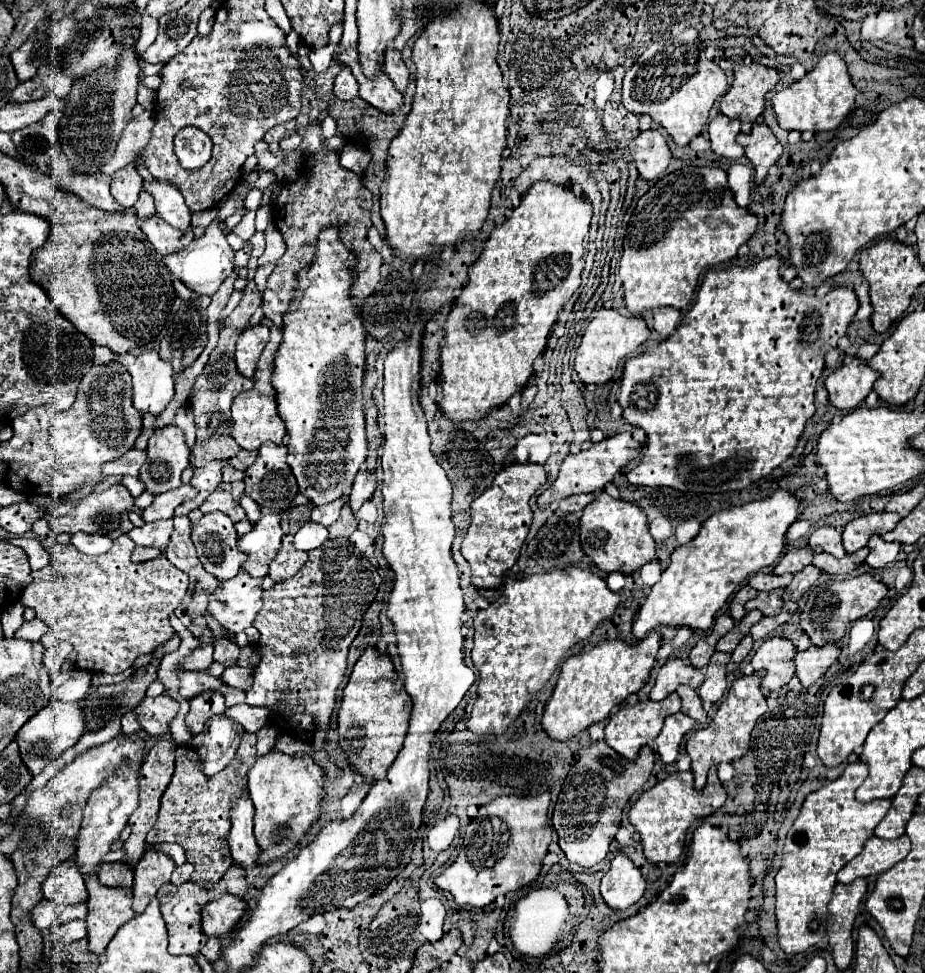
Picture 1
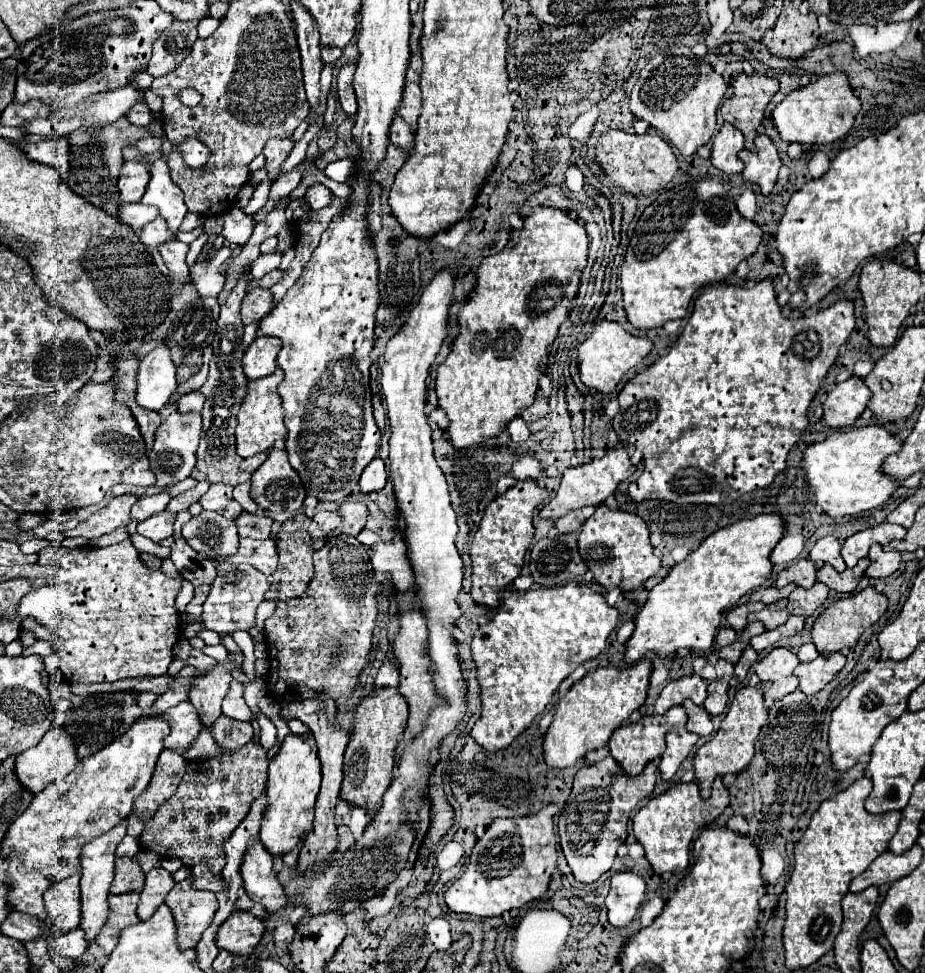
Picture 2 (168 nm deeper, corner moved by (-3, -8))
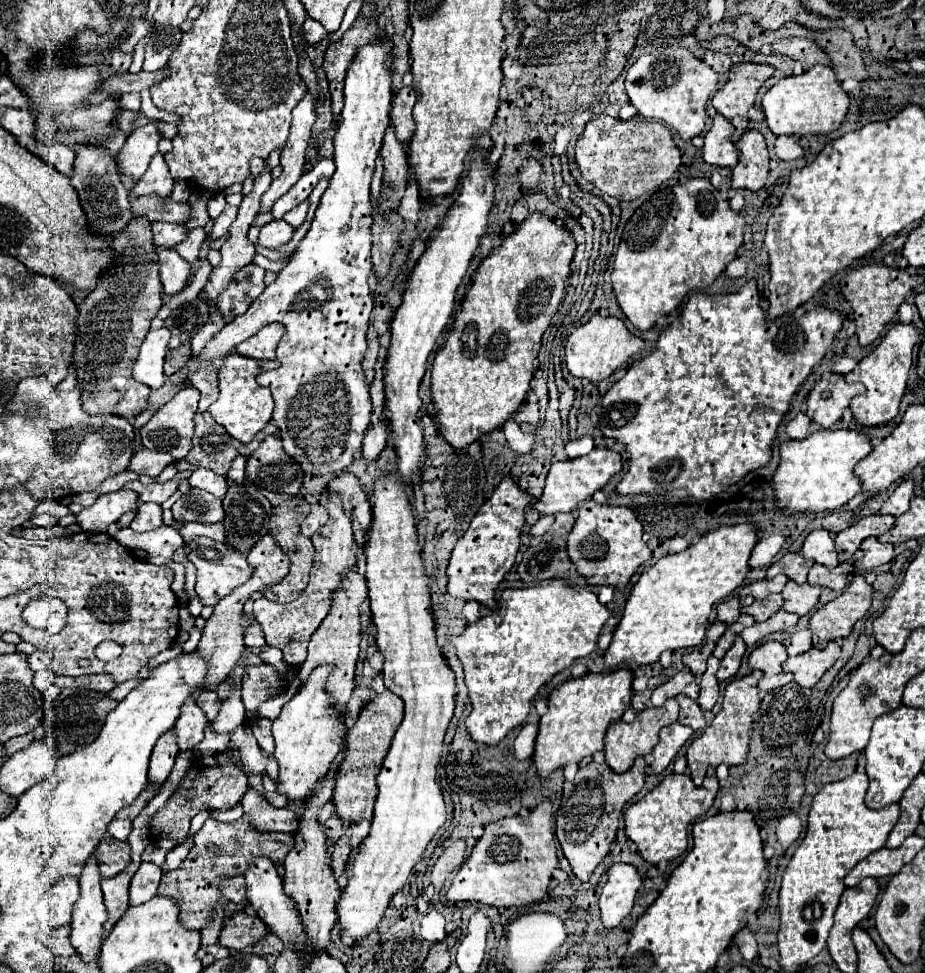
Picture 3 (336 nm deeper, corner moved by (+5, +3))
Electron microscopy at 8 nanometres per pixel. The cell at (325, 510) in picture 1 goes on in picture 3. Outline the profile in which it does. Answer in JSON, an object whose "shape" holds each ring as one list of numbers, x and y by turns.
{"shape":[[313,504,313,506,311,506,311,512,307,514,307,518,305,518,303,524,301,524,301,532,303,532,307,538,311,538,311,536,315,534,315,530,317,530,319,526,323,526,325,522,327,522,327,508,321,506,321,504]]}

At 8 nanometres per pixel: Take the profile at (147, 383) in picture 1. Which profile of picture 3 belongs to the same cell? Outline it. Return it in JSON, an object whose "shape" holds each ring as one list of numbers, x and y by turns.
{"shape":[[159,328,151,330,139,348,139,356,133,362,133,378,151,390,157,390,165,382,163,374,163,360,167,354,169,344,169,330]]}

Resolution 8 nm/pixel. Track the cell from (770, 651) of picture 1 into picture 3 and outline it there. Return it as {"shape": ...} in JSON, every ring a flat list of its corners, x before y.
{"shape":[[769,640,757,646,749,654,749,666,753,670,763,670,763,672,777,672,785,660,787,660,787,650,777,640]]}

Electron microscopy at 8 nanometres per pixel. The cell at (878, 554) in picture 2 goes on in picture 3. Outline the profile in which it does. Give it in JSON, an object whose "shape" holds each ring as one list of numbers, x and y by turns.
{"shape":[[865,538,861,544,861,550,865,552,865,556,861,558,861,564,865,570,879,568,893,560,893,546,881,544,877,538]]}

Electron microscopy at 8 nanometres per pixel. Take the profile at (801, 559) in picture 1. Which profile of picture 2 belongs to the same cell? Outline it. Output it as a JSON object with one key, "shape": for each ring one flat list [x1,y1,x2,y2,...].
{"shape":[[799,559,777,575,775,587,785,587,787,583,795,583,803,589,811,589,815,583,815,573,817,573,817,565,811,559]]}

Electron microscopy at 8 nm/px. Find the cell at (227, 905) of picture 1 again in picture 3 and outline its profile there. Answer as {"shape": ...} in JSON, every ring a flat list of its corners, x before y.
{"shape":[[235,912,231,918,227,918,219,936,219,944,225,948,243,950,247,946,257,944,265,934,267,926,261,918,251,916,247,912]]}

